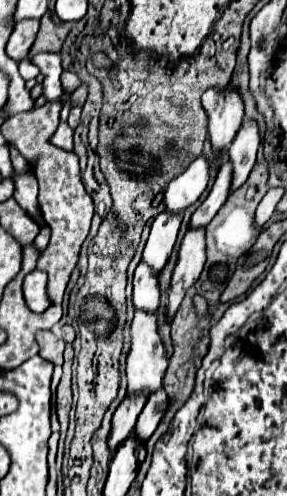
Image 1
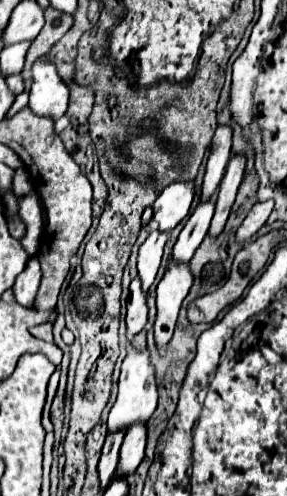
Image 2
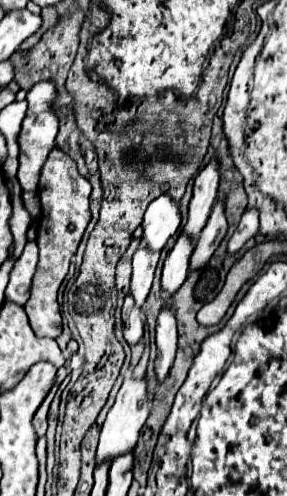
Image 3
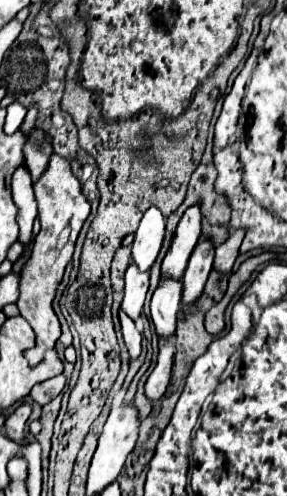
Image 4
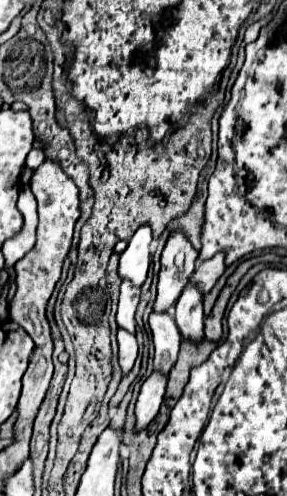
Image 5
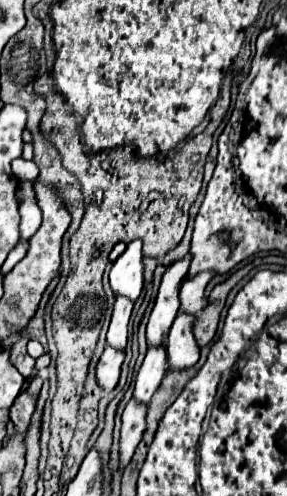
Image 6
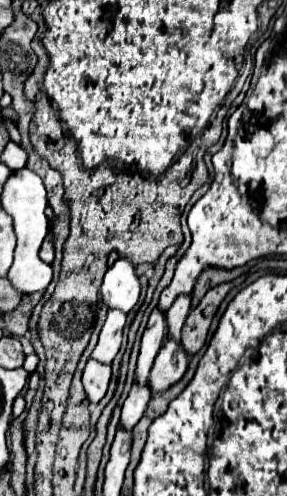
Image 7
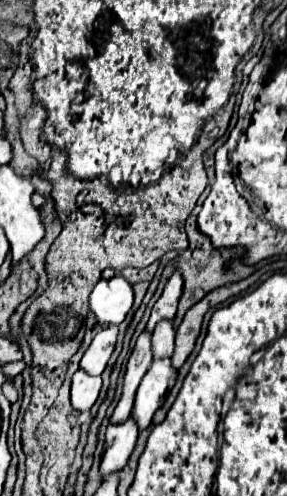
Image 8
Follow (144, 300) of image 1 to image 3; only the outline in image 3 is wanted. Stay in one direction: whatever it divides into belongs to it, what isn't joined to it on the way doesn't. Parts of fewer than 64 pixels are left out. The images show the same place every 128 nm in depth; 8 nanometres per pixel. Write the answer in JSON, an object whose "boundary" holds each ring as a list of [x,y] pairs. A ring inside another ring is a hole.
{"boundary":[[[128,294],[124,298],[124,306],[122,306],[122,320],[124,320],[124,338],[130,346],[138,344],[142,334],[144,334],[144,320],[142,320],[142,312],[140,308],[134,304],[132,296]]]}

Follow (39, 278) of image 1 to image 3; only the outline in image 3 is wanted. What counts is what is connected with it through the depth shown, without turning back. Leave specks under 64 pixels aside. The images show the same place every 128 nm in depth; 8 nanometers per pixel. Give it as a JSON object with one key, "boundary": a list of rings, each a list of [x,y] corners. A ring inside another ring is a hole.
{"boundary":[[[28,242],[24,246],[22,256],[14,262],[14,268],[10,272],[6,300],[12,300],[14,304],[20,304],[20,306],[26,304],[30,296],[30,284],[36,272],[36,264],[38,264],[38,246],[36,242]]]}

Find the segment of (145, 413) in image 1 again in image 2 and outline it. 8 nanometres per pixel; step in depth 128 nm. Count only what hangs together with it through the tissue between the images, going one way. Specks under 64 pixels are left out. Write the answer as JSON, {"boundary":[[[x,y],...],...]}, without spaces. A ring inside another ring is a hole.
{"boundary":[[[134,424],[132,428],[128,428],[128,434],[120,448],[120,460],[116,468],[120,476],[130,476],[136,472],[136,468],[144,458],[144,446],[146,446],[146,424]]]}

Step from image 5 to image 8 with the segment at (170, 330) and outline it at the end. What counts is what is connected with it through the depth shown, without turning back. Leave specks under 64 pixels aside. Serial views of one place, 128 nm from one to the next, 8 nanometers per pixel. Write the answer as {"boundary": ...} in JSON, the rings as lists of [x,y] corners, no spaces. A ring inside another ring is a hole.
{"boundary":[[[128,418],[118,426],[108,426],[102,462],[100,462],[102,478],[110,476],[112,472],[120,472],[128,464],[136,446],[136,436],[138,436],[138,428],[132,418]]]}

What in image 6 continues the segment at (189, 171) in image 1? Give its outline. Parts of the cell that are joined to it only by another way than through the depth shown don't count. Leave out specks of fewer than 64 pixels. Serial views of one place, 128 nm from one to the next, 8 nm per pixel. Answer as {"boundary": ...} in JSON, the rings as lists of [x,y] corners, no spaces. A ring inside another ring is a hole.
{"boundary":[[[134,240],[128,244],[126,252],[118,256],[110,270],[110,288],[114,296],[128,296],[128,300],[136,302],[142,284],[144,284],[144,268],[142,268],[142,242]]]}

